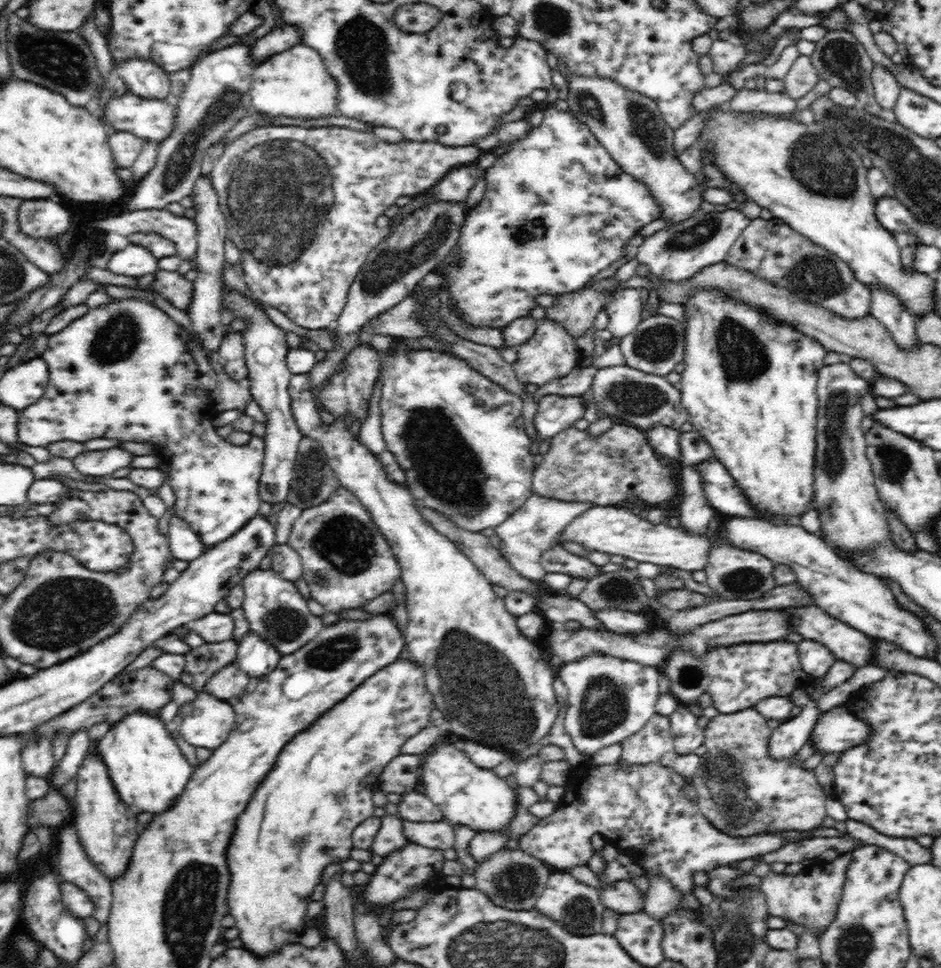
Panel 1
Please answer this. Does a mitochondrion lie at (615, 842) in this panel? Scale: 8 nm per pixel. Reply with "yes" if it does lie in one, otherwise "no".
no

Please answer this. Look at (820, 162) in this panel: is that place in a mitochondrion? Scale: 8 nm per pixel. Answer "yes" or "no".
yes

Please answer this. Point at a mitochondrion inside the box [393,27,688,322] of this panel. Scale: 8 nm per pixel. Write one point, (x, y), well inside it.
(652, 134)

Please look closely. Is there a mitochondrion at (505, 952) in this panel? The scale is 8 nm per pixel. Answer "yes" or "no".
yes

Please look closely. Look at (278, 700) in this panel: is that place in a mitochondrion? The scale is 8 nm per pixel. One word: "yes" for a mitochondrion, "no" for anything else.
no

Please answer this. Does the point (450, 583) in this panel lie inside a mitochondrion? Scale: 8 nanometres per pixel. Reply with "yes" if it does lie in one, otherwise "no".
no

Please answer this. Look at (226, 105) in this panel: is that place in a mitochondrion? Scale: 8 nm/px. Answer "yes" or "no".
yes

